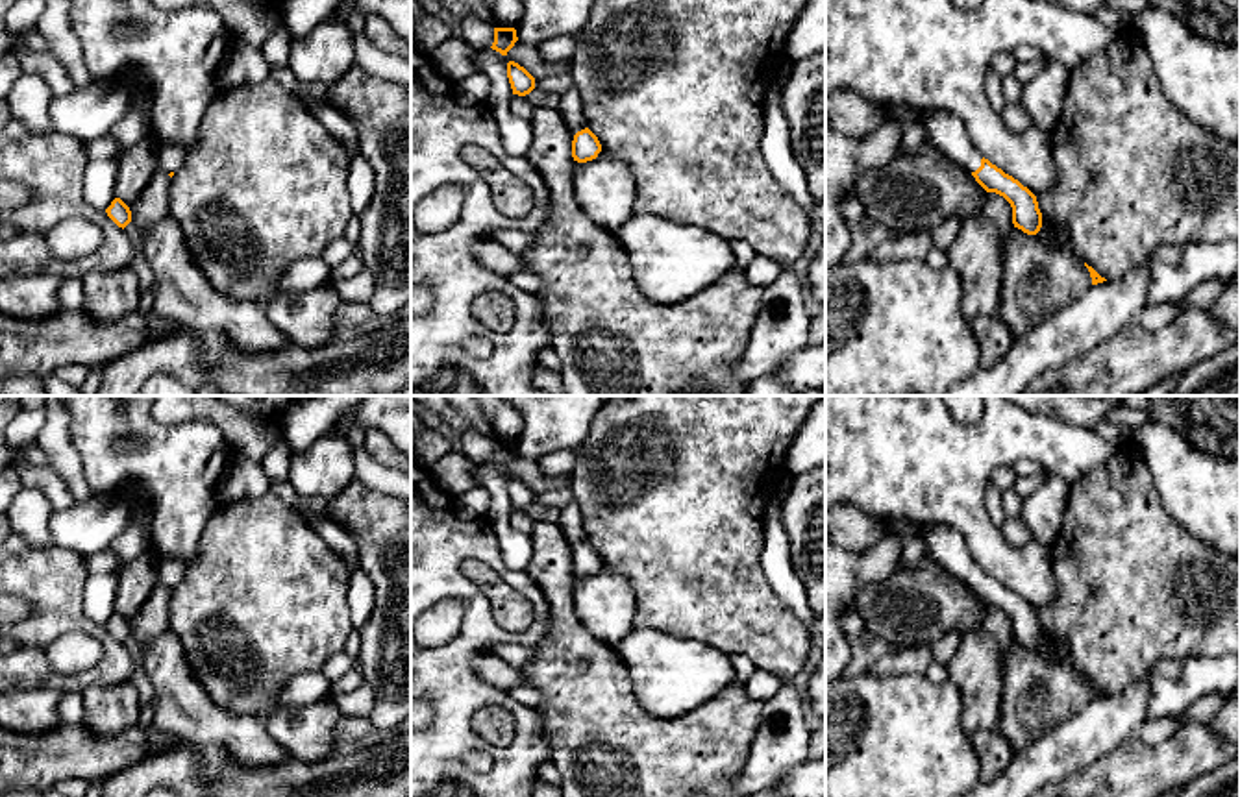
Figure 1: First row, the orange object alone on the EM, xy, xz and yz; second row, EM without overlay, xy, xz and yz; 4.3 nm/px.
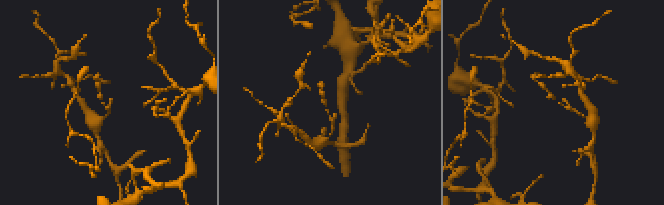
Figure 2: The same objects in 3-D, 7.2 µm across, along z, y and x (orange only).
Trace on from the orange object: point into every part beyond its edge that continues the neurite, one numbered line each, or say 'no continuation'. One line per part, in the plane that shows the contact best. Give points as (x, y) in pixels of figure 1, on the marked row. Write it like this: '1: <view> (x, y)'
1: yz (946, 132)

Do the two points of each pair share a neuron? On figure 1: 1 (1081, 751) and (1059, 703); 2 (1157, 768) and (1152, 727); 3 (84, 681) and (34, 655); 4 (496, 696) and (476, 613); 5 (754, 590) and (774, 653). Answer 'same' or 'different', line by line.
1: different
2: different
3: same
4: same
5: same

